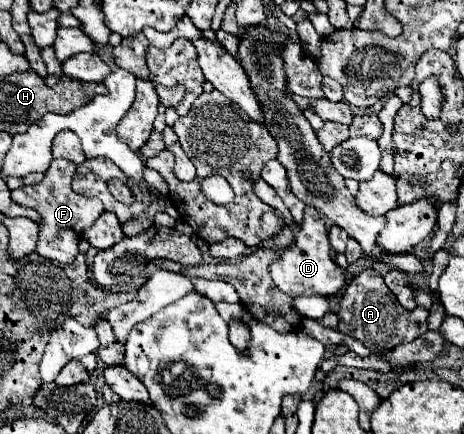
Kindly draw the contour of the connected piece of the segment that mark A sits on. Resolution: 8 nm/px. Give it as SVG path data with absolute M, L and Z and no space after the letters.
M365 269L355 275L339 303L339 325L337 331L361 341L371 353L387 353L403 343L409 343L427 331L429 309L421 307L423 313L415 315L399 305L395 295L383 283L383 277L375 269Z

